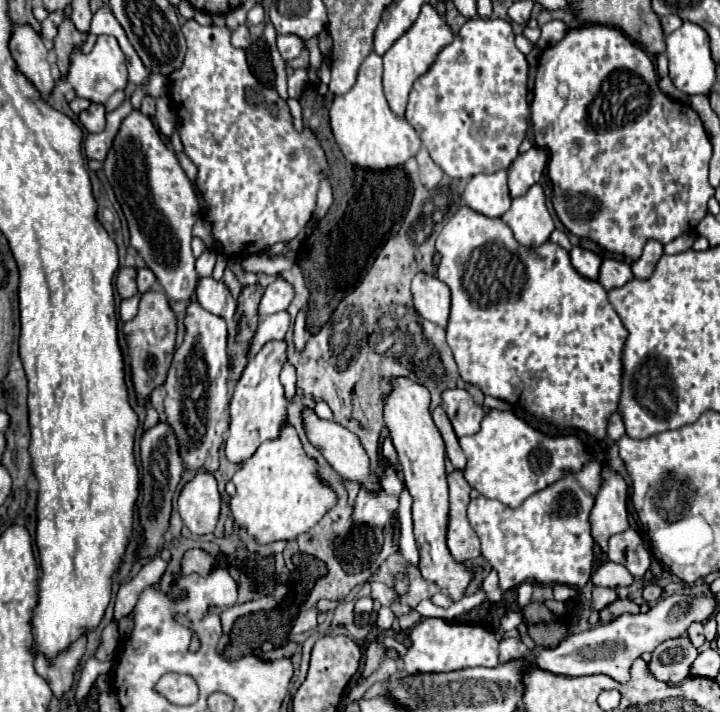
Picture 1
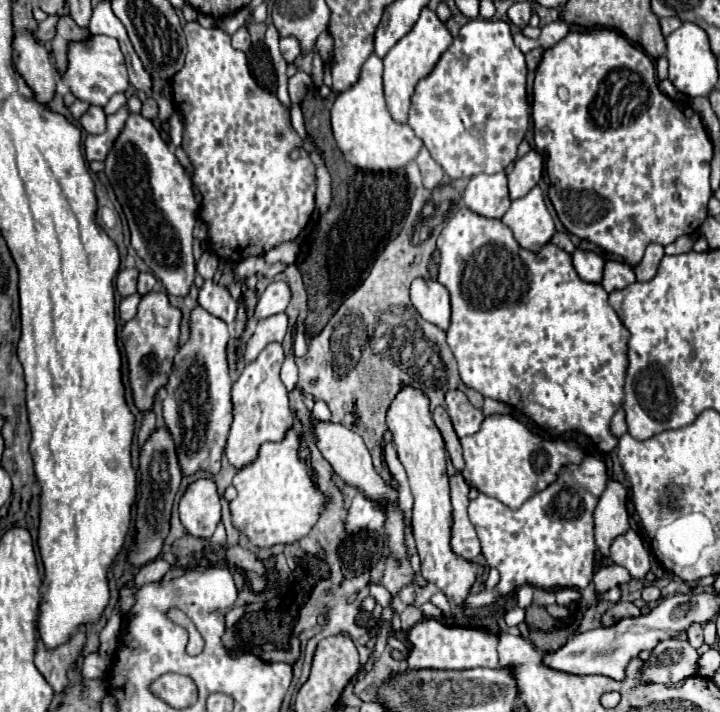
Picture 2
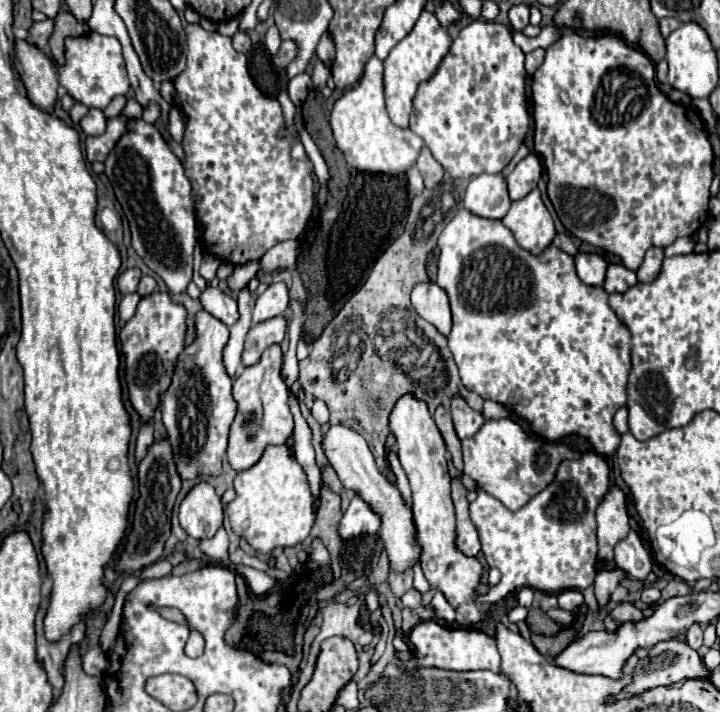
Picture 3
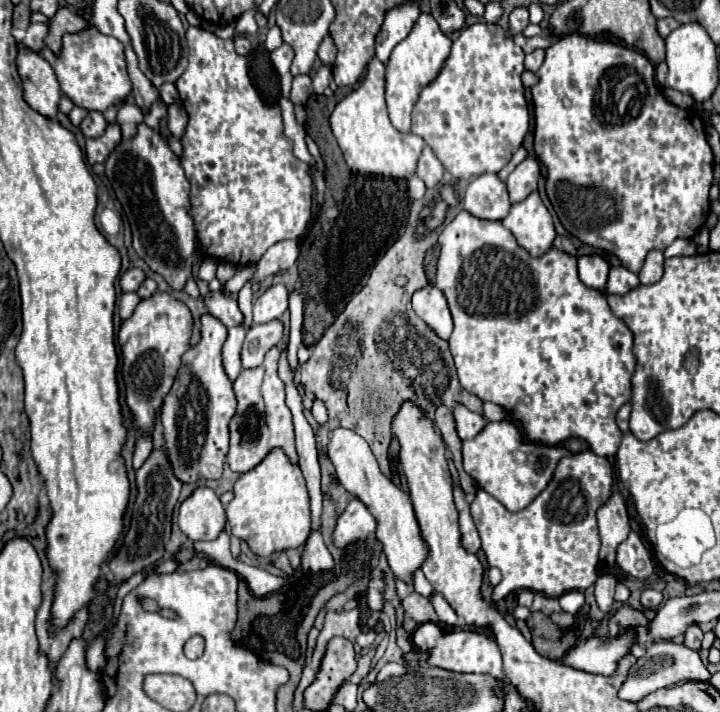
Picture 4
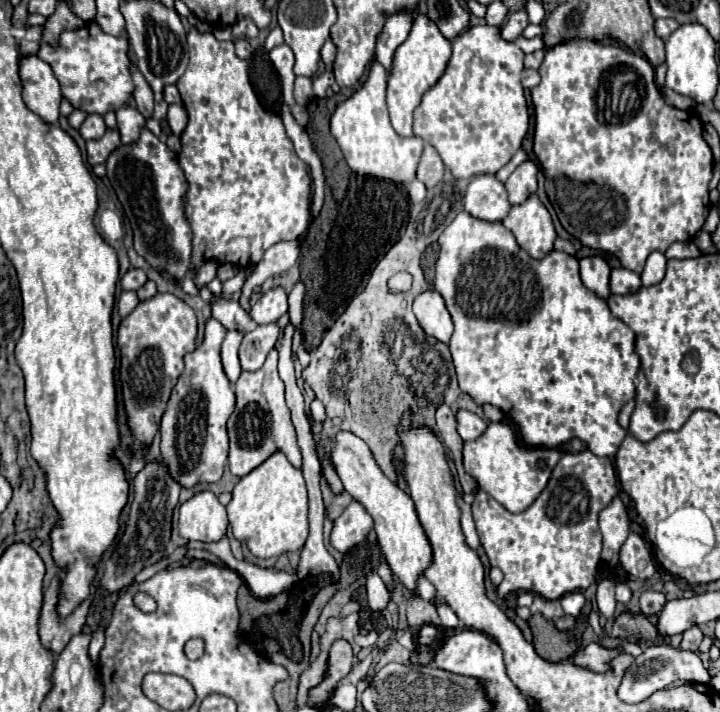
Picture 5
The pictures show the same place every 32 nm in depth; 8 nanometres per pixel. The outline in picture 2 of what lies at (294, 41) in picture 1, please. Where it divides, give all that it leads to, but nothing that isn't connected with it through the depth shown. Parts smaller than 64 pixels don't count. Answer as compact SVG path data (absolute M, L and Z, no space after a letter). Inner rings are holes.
M286 36L286 38L280 38L280 52L282 52L286 62L292 62L302 52L302 48L300 48L300 42L296 38Z

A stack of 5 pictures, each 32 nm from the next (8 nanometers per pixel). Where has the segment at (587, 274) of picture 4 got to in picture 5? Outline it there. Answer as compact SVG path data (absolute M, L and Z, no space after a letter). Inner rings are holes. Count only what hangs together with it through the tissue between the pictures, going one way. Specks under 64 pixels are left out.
M590 256L590 258L580 260L580 278L584 286L596 292L600 298L610 296L608 276L610 276L610 266L600 256Z

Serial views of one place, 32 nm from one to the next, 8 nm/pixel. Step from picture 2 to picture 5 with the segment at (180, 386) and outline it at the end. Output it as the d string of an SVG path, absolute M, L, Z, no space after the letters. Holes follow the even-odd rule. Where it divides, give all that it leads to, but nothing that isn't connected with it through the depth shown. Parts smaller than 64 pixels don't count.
M208 318L208 322L204 324L204 340L194 348L194 352L188 352L184 356L186 366L176 386L172 388L162 416L160 458L168 464L172 478L184 488L192 488L198 482L218 482L226 464L226 422L234 412L236 398L220 360L220 346L224 336L226 328L218 320Z

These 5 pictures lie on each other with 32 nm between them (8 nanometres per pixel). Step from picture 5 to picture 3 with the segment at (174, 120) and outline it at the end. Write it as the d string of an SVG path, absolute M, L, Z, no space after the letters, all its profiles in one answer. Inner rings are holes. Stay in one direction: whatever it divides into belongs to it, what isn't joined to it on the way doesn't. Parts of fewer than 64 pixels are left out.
M172 106L170 110L170 120L168 120L168 130L174 142L182 142L182 134L184 134L184 116L180 112L180 108Z

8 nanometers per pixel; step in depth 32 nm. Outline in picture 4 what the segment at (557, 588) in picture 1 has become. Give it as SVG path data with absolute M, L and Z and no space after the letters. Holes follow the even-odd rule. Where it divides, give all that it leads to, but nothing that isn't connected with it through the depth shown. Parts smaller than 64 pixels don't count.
M570 590L570 592L564 592L558 600L560 600L560 606L564 612L576 614L580 610L580 606L584 604L584 594L578 590Z

